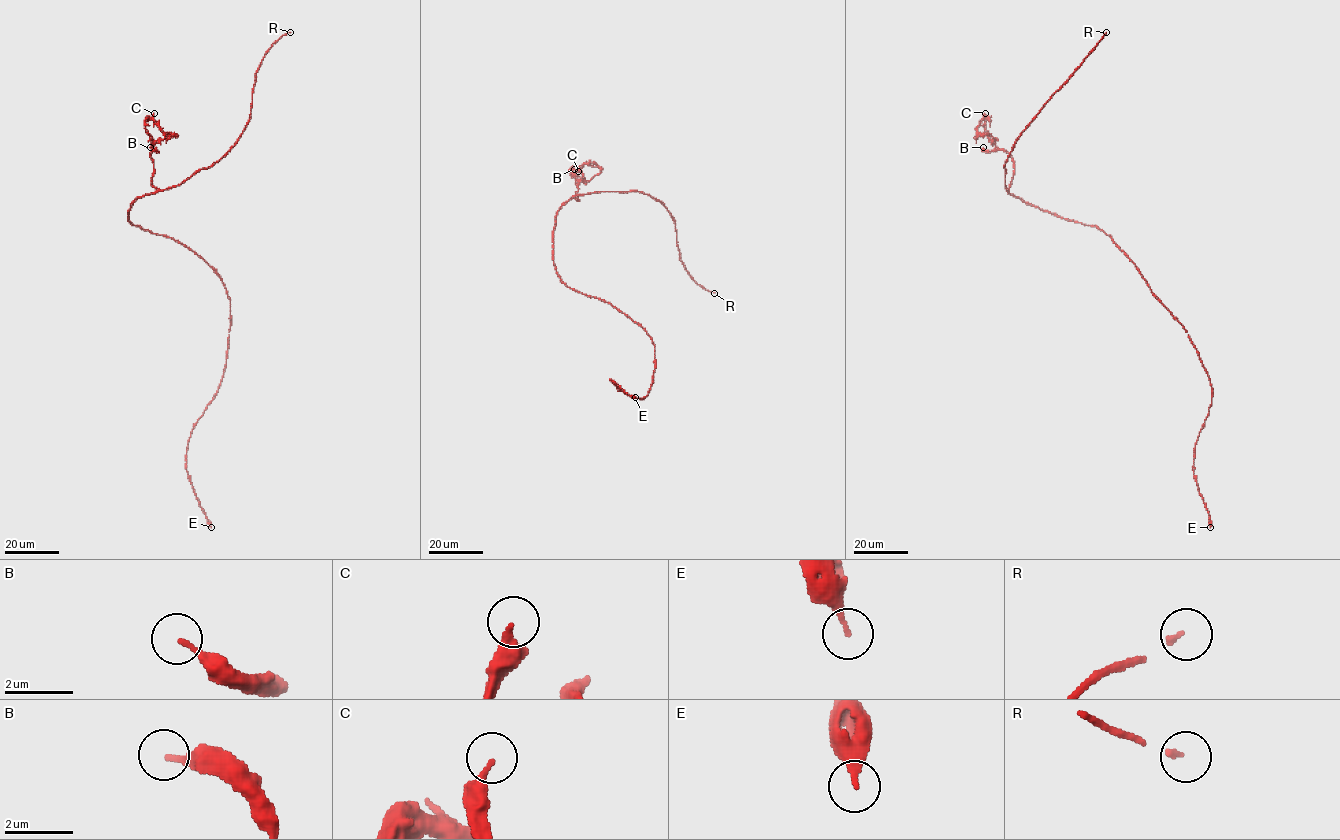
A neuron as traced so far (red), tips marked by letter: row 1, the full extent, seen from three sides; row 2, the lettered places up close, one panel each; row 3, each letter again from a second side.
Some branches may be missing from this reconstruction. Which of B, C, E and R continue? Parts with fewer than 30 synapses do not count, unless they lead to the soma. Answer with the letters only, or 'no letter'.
R

